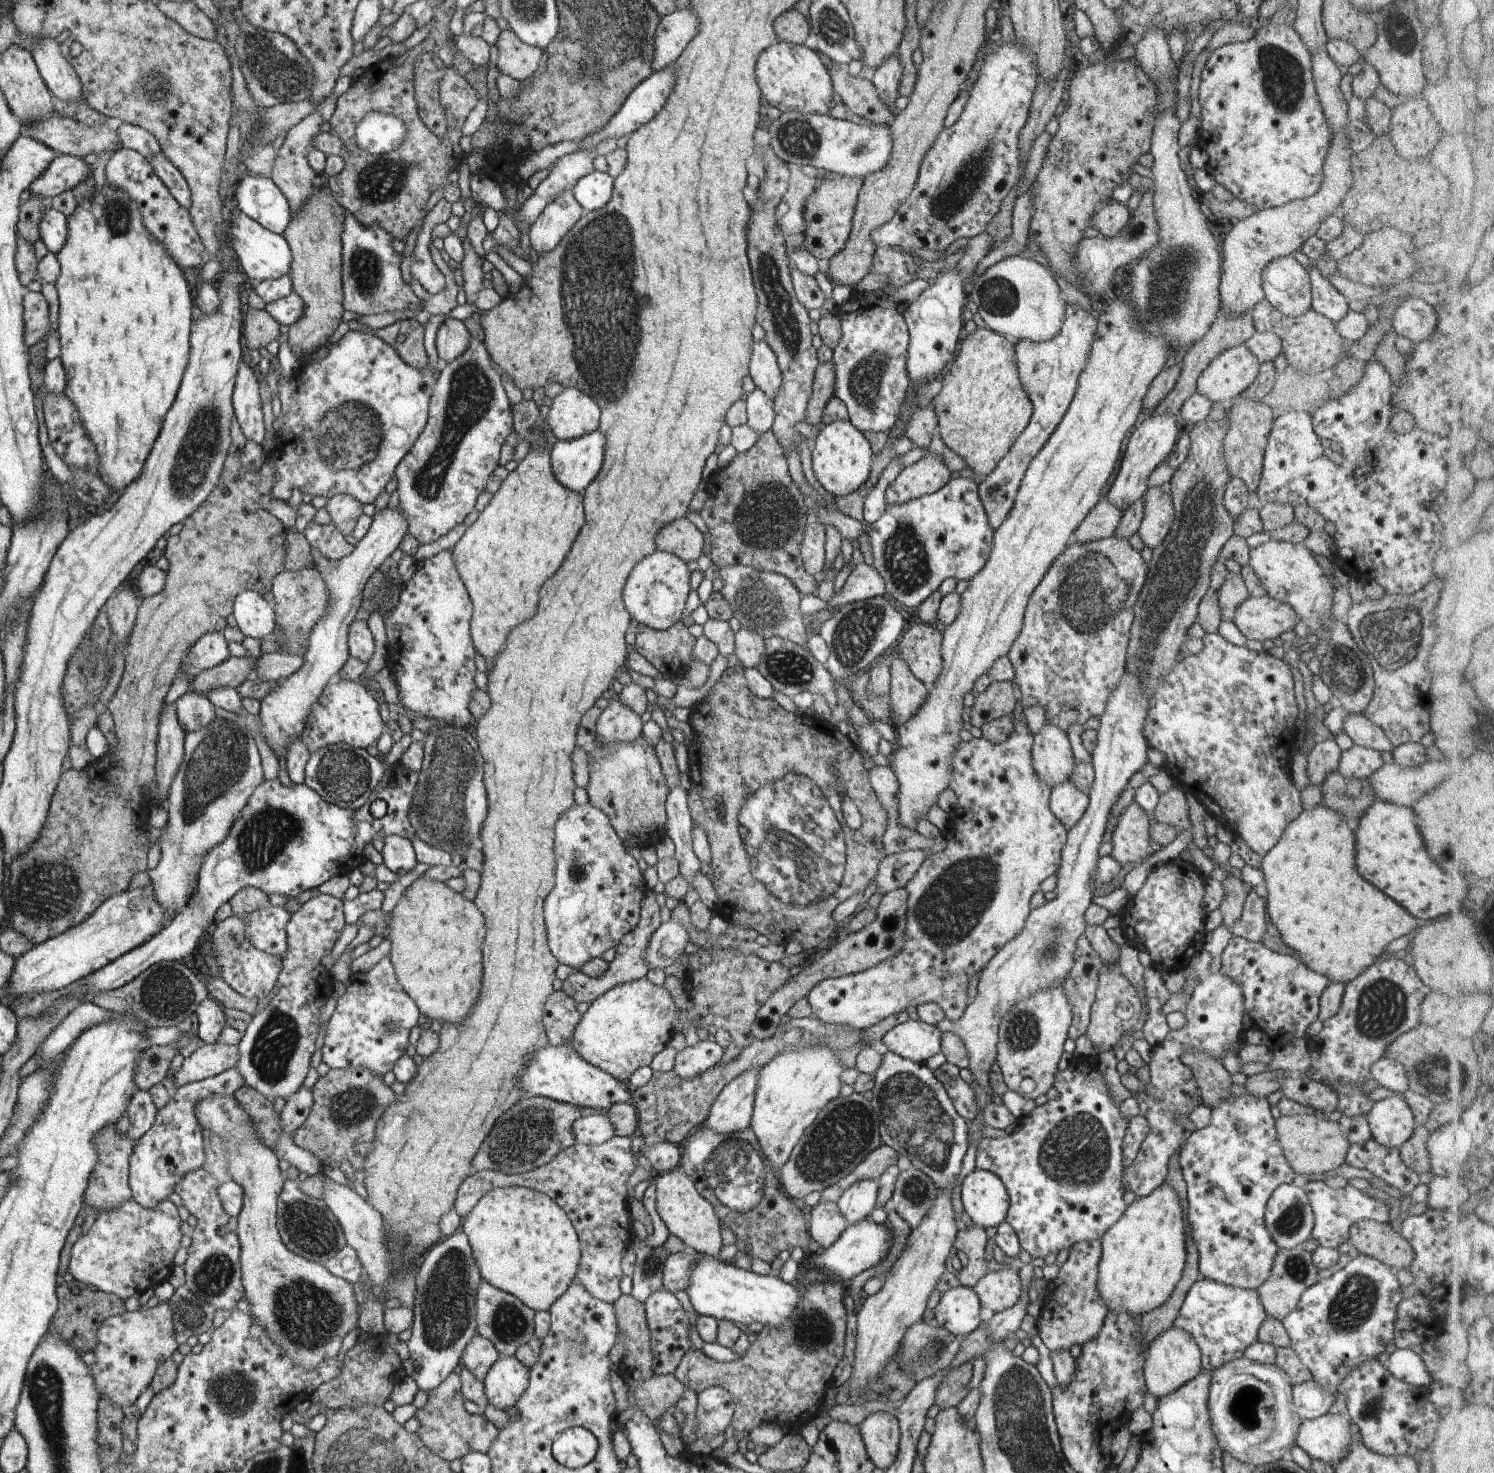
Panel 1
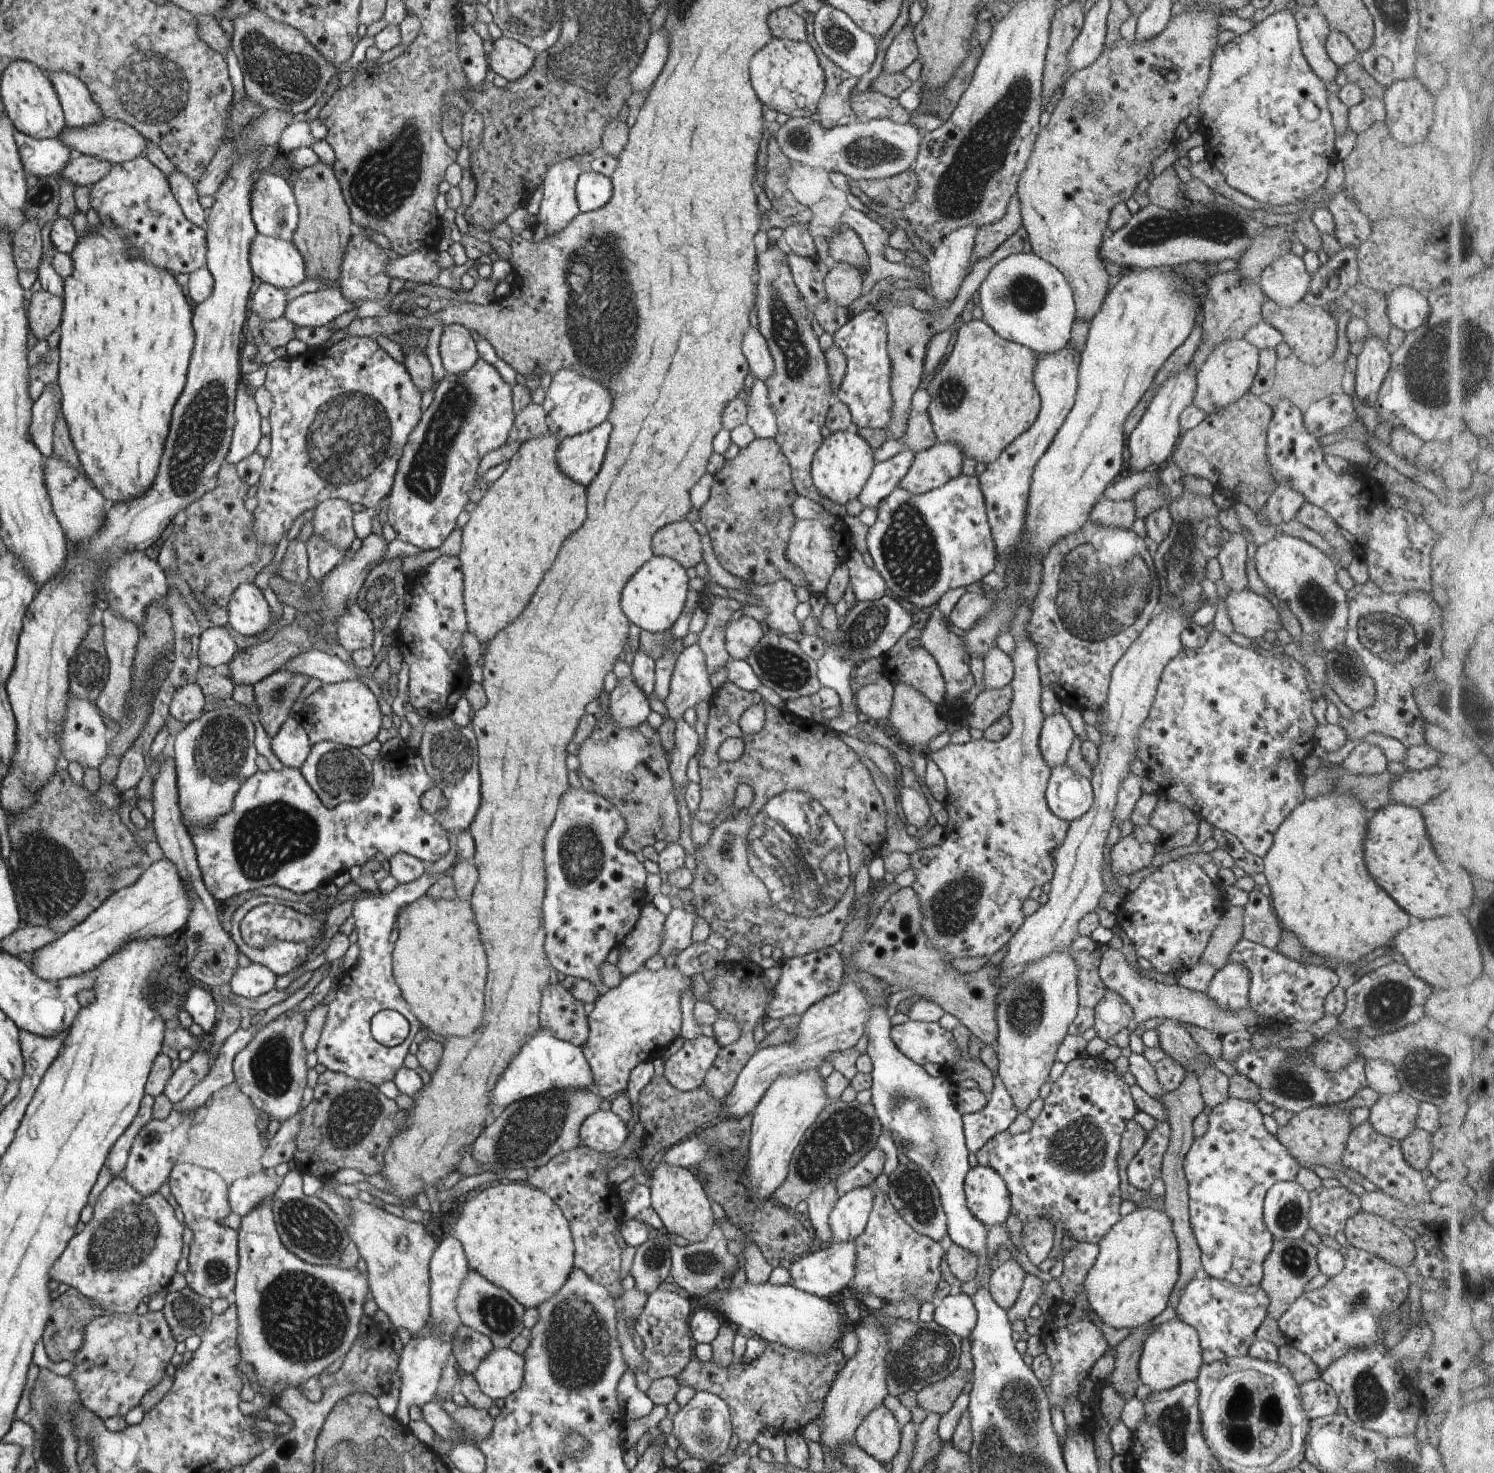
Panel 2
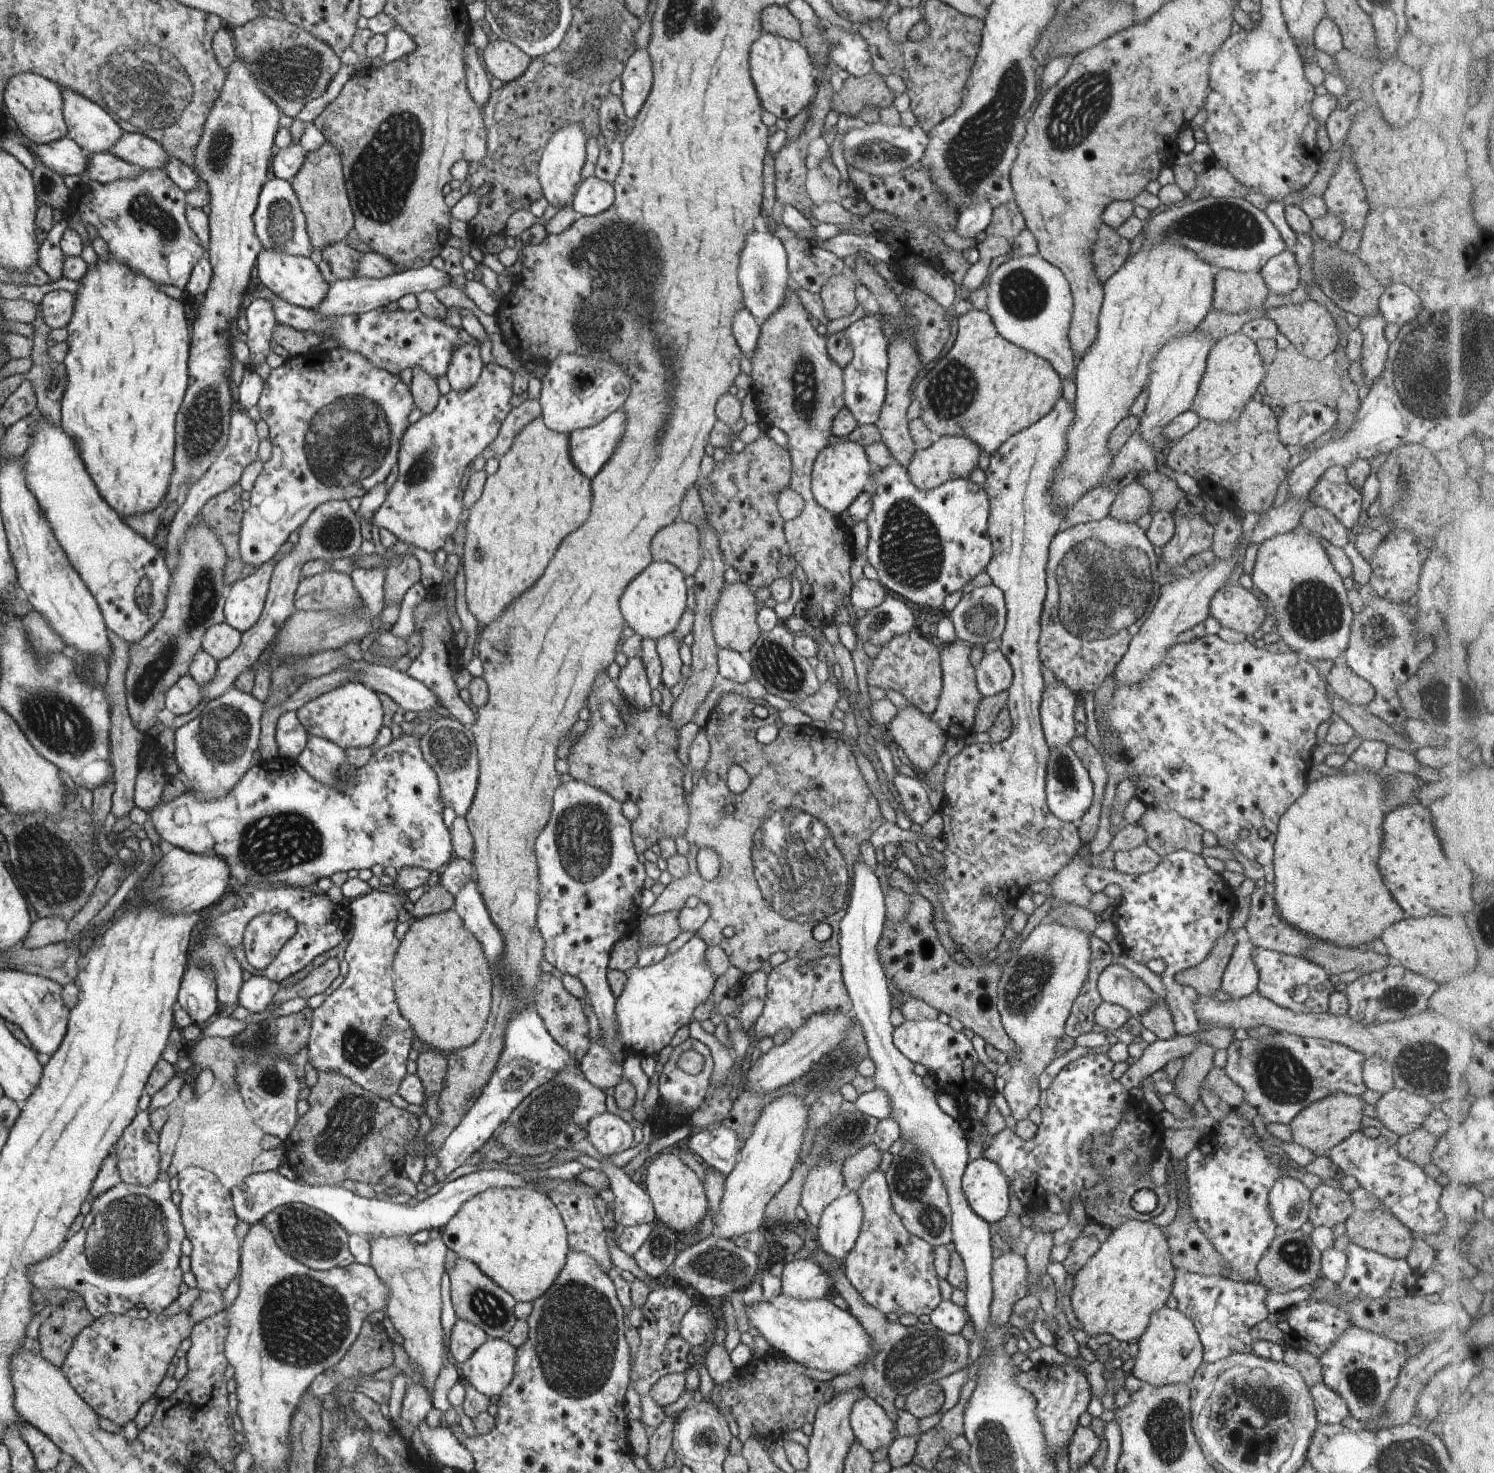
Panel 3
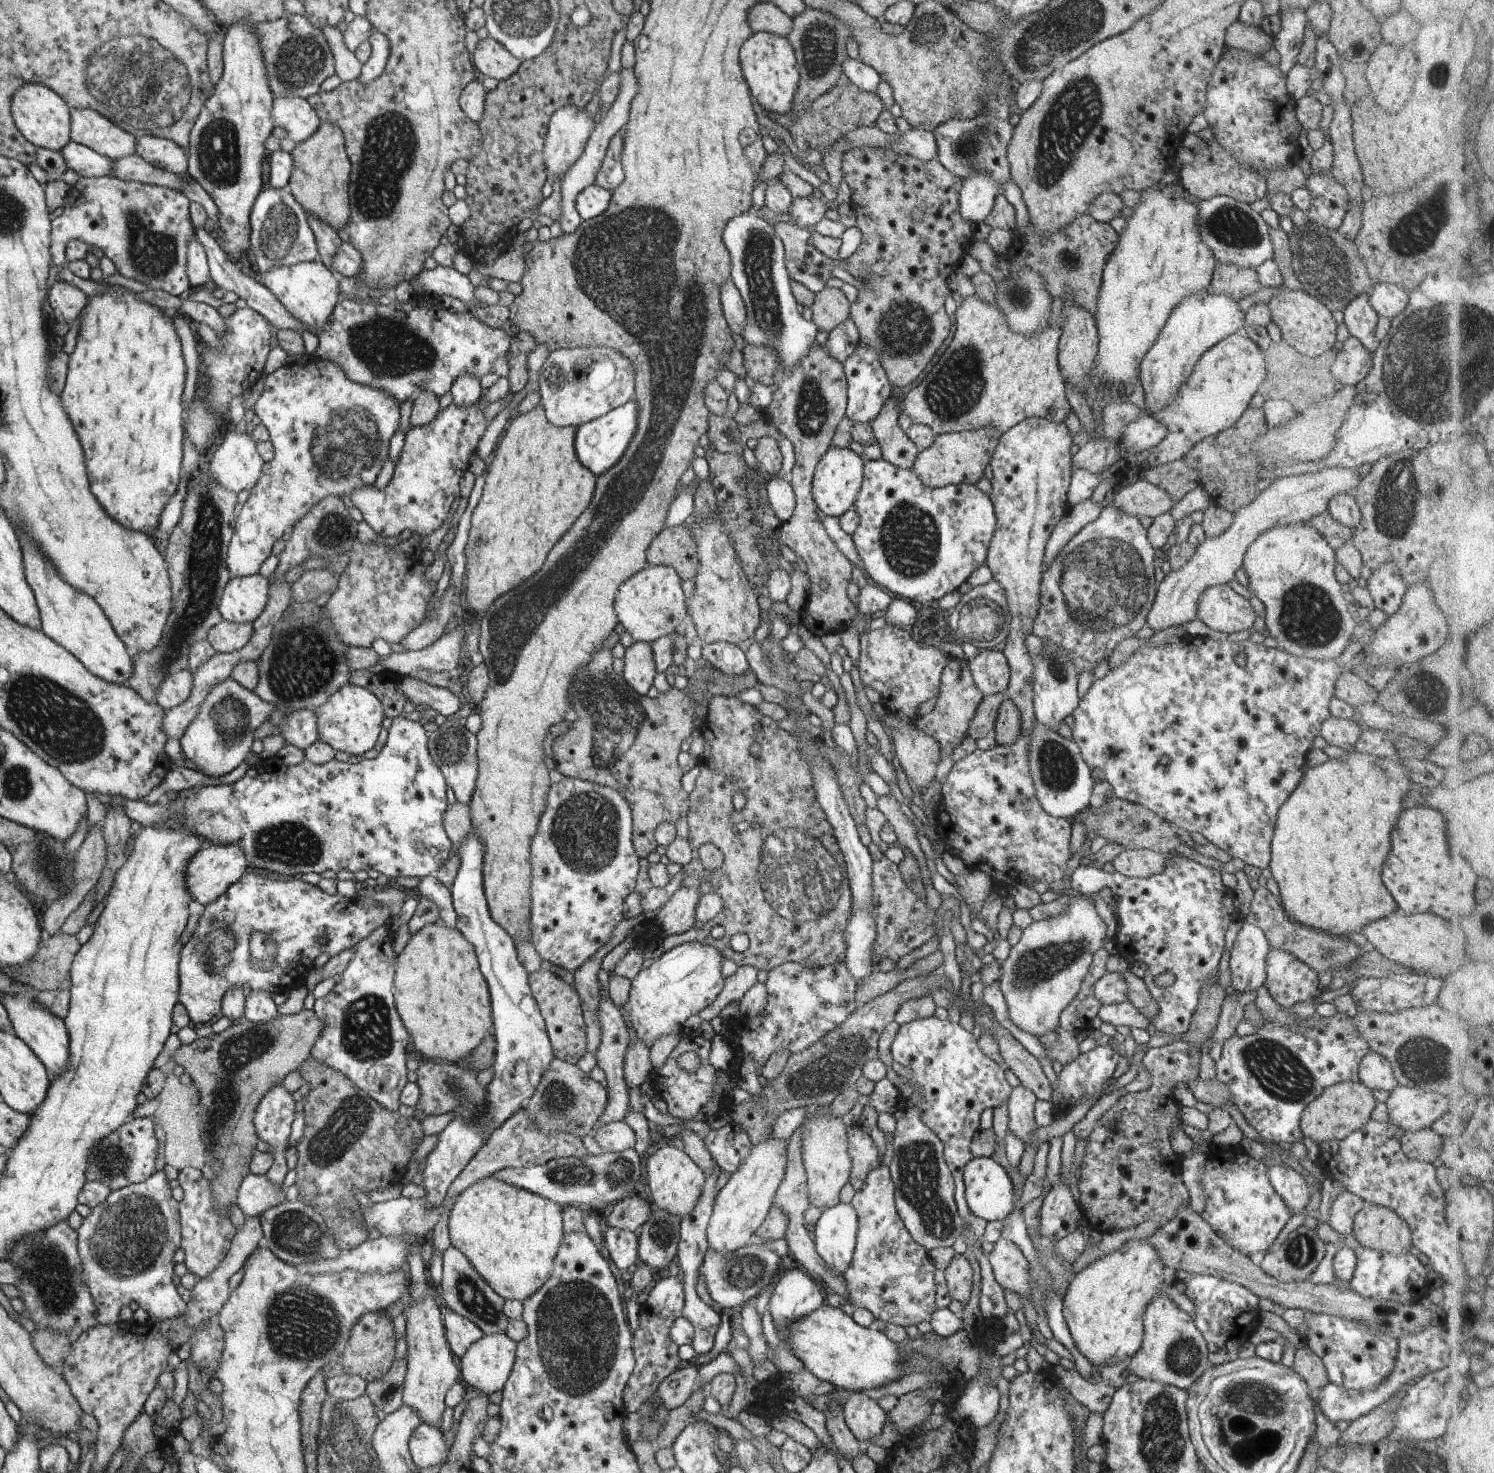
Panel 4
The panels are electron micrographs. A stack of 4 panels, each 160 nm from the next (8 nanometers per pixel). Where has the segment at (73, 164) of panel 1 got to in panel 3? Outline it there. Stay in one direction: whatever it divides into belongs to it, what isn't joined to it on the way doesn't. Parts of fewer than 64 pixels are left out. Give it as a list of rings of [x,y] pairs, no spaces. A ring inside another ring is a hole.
[[[110,151],[91,153],[87,160],[86,173],[93,181],[109,183],[121,178],[137,177],[142,169],[118,158]]]

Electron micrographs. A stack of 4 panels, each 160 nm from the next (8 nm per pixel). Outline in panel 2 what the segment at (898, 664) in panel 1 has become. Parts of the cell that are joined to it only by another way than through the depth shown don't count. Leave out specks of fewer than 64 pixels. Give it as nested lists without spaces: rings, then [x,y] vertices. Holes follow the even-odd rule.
[[[906,683],[894,684],[893,703],[885,725],[905,748],[914,748],[927,754],[928,743],[946,730],[946,721],[938,715],[938,706]]]

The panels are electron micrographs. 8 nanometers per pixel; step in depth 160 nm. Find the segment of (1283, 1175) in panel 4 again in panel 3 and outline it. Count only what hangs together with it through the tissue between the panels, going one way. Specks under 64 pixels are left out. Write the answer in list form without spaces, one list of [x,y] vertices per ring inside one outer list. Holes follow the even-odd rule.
[[[1282,1176],[1269,1192],[1274,1224],[1286,1231],[1298,1231],[1309,1220],[1311,1190],[1294,1177]]]

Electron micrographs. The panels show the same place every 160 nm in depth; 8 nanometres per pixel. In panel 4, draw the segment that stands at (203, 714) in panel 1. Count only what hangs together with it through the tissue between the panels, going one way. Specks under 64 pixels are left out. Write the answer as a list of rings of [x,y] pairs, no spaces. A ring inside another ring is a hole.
[[[178,671],[167,676],[158,688],[157,704],[166,712],[180,706],[190,696],[193,687],[191,671]]]

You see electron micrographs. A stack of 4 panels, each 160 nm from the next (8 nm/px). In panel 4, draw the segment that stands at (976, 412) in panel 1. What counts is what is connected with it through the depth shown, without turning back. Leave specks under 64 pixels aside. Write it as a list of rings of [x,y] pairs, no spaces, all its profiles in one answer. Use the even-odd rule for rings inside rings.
[[[977,296],[965,298],[955,312],[956,330],[952,342],[926,377],[912,388],[902,402],[900,412],[906,413],[913,424],[929,426],[936,435],[975,431],[994,427],[1002,436],[1027,418],[1040,417],[1064,421],[1071,404],[1065,391],[1065,380],[1058,362],[1060,328],[1046,328],[1039,335],[1023,335],[1009,329],[996,304],[990,305]]]

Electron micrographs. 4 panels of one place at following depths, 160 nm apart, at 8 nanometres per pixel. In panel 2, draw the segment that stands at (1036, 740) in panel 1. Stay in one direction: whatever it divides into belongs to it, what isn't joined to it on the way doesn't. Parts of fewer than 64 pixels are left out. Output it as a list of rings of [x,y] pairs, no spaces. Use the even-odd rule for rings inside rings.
[[[1062,713],[1050,715],[1043,720],[1039,745],[1051,769],[1067,762],[1068,751],[1077,736],[1073,727]]]

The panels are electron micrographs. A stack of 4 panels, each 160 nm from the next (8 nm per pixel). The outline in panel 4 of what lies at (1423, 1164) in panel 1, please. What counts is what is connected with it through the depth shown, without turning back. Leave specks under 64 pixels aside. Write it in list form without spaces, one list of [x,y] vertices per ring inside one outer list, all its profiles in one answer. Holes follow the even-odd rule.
[[[1424,1127],[1419,1131],[1405,1131],[1400,1139],[1402,1150],[1409,1159],[1437,1164],[1443,1145],[1440,1136],[1431,1127]]]

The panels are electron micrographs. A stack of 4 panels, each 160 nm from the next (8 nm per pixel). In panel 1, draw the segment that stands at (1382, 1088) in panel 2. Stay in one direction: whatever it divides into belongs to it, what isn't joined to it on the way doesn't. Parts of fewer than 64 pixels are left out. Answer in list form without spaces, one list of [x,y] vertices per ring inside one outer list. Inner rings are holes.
[[[1386,1055],[1372,1063],[1371,1076],[1378,1080],[1379,1084],[1397,1094],[1402,1095],[1409,1089],[1408,1071],[1405,1066]]]

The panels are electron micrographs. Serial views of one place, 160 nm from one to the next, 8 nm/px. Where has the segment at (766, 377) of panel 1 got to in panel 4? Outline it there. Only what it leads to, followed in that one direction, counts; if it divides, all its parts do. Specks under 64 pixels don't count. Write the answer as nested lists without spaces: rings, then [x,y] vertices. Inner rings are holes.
[[[731,280],[721,286],[721,303],[728,326],[734,336],[741,337],[747,326],[747,308],[743,296]]]

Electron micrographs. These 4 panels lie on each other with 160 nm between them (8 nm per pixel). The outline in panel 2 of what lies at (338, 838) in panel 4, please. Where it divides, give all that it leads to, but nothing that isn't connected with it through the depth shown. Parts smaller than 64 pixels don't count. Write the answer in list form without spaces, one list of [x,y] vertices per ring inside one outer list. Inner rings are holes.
[[[404,749],[403,751],[388,755],[387,760],[380,760],[379,757],[374,759],[372,761],[372,766],[374,767],[373,782],[370,786],[370,790],[366,793],[366,796],[354,802],[341,802],[332,808],[328,808],[320,798],[318,798],[316,792],[310,788],[310,785],[306,782],[304,776],[302,776],[300,769],[284,767],[281,771],[277,772],[273,769],[270,769],[268,772],[258,770],[258,772],[254,773],[250,778],[247,778],[235,797],[234,806],[230,812],[226,813],[216,821],[211,821],[211,824],[203,829],[188,829],[194,842],[195,850],[198,852],[199,867],[202,871],[203,881],[206,883],[206,887],[212,896],[214,896],[216,900],[224,902],[226,898],[236,898],[236,896],[242,894],[242,892],[248,892],[248,890],[252,892],[252,890],[258,890],[258,888],[262,888],[262,886],[270,886],[271,884],[287,888],[292,892],[296,892],[296,894],[316,892],[316,889],[319,886],[325,885],[332,889],[334,880],[338,875],[348,873],[348,870],[350,870],[352,866],[362,866],[362,864],[366,864],[376,852],[382,852],[388,860],[393,854],[407,852],[408,854],[419,858],[427,866],[443,858],[448,852],[448,836],[446,836],[446,832],[444,832],[445,828],[435,817],[428,814],[421,805],[423,794],[426,793],[426,790],[430,787],[433,787],[433,780],[427,773],[426,767],[423,765],[423,758],[419,754],[416,754],[416,752],[412,752],[410,749]]]

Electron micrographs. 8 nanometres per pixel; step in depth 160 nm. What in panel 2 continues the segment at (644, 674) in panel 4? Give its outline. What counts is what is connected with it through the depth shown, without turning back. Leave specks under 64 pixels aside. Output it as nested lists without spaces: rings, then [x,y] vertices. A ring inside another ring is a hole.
[[[631,676],[618,680],[617,686],[608,696],[605,710],[617,727],[636,728],[649,722],[648,715],[652,711],[649,698]]]

